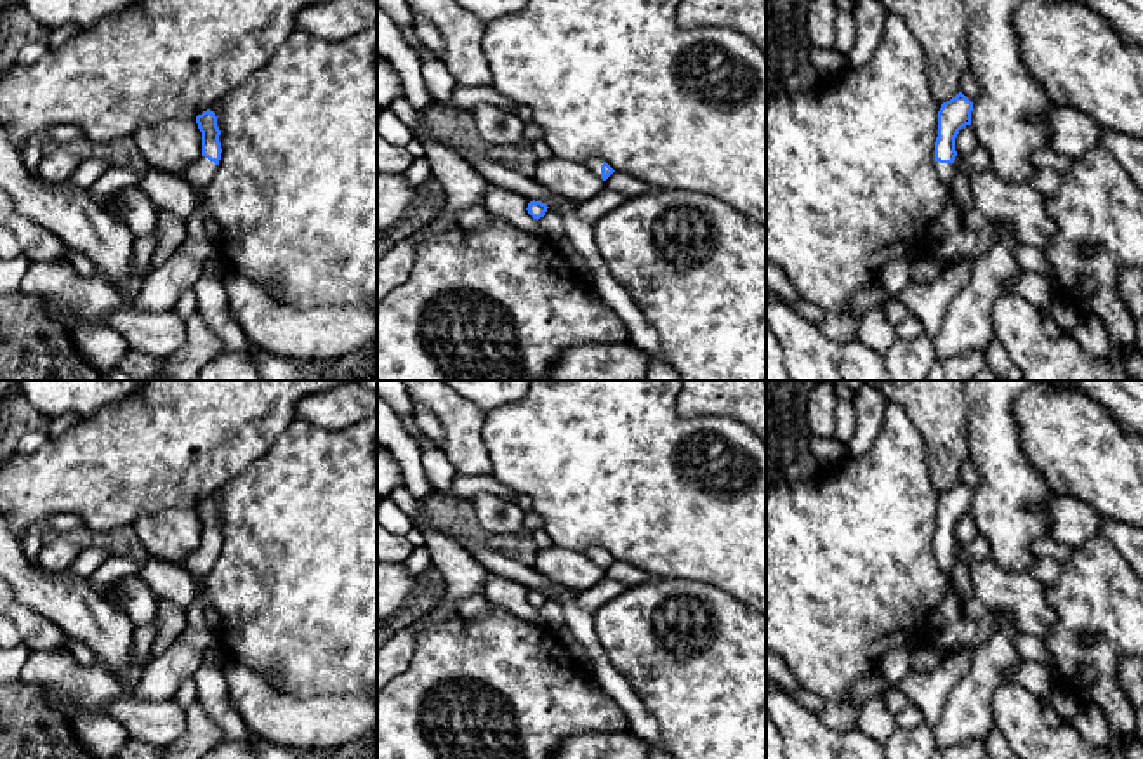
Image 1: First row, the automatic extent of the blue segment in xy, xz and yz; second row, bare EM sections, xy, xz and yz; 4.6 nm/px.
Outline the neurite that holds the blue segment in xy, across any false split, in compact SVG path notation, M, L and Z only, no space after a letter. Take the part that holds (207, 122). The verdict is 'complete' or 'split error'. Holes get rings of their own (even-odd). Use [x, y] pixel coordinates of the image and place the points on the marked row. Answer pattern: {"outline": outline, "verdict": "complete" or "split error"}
{"outline": "M210 109L203 111L196 116L196 123L202 132L202 156L191 167L188 181L198 196L208 179L219 168L222 149L219 142L221 130L217 127L215 113Z", "verdict": "split error"}

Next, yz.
{"outline": "M959 92L950 101L943 102L938 111L938 137L935 142L935 167L940 179L952 189L952 181L955 177L954 160L955 137L959 130L971 125L973 102Z", "verdict": "split error"}

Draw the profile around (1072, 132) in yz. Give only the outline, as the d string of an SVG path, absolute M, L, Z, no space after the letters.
M1053 108L1047 116L1053 153L1080 158L1086 151L1101 146L1101 127L1086 113L1074 108Z

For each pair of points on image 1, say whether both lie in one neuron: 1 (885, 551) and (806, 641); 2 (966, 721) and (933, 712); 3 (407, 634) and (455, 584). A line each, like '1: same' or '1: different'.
1: same
2: different
3: same

